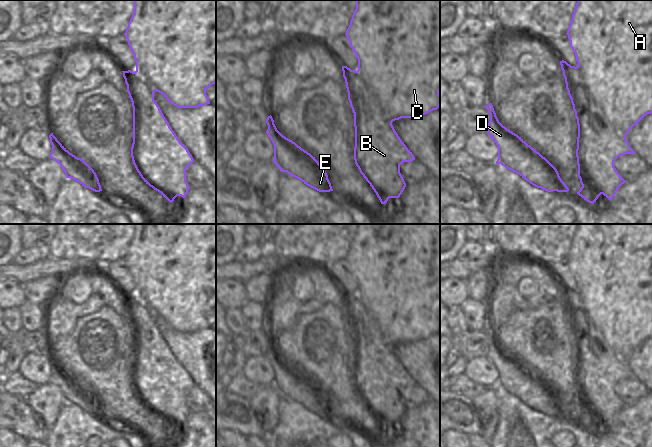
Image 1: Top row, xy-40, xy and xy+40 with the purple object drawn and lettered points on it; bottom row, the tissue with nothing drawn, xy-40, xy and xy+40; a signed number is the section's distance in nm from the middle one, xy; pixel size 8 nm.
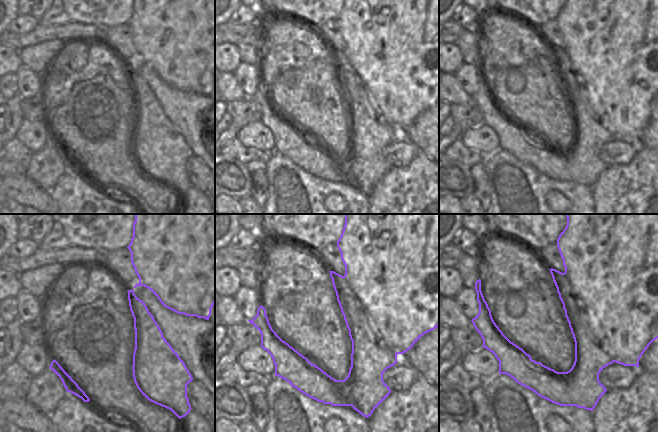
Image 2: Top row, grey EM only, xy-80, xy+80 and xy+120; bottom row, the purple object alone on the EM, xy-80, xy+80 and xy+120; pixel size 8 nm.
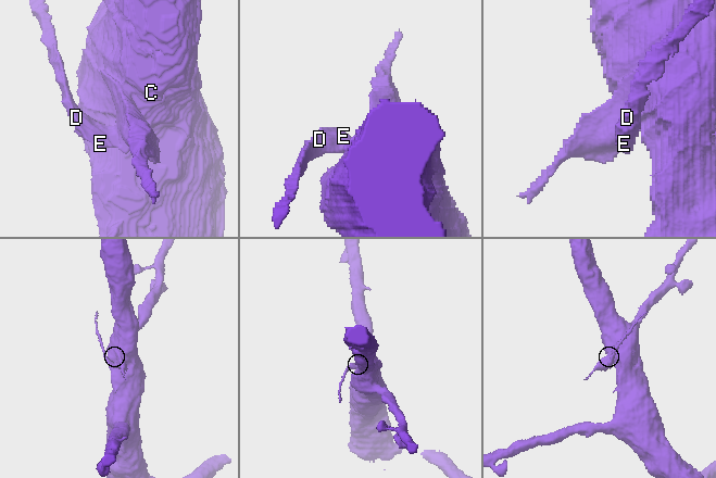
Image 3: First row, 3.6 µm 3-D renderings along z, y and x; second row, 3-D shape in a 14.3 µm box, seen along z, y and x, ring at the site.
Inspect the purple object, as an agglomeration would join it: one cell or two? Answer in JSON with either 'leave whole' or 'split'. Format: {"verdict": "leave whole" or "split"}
{"verdict": "split"}

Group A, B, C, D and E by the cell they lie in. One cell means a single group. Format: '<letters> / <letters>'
A C / B D E

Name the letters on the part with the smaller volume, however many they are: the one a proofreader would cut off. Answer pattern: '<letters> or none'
B, D, E.

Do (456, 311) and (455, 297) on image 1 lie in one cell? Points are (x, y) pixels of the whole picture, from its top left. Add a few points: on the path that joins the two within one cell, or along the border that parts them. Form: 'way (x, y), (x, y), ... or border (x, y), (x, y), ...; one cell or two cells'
border (459, 305), (453, 305), (450, 308); two cells

